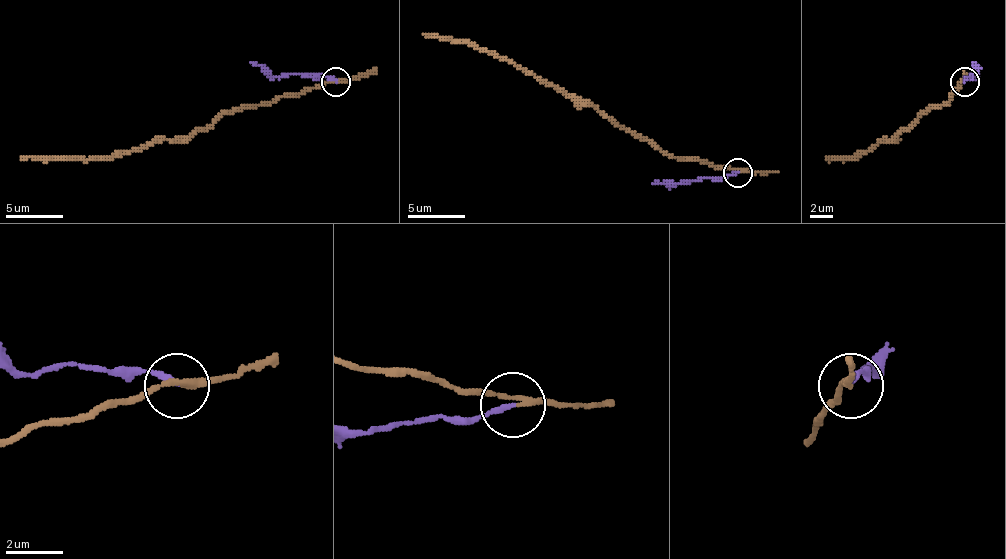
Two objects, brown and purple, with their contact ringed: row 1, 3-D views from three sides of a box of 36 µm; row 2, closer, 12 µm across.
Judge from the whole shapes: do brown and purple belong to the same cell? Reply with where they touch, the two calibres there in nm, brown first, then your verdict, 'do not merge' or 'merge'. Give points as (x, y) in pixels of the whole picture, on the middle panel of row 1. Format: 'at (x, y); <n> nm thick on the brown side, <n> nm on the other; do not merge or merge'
at (737, 172); 180 nm thick on the brown side, 180 nm on the other; do not merge

